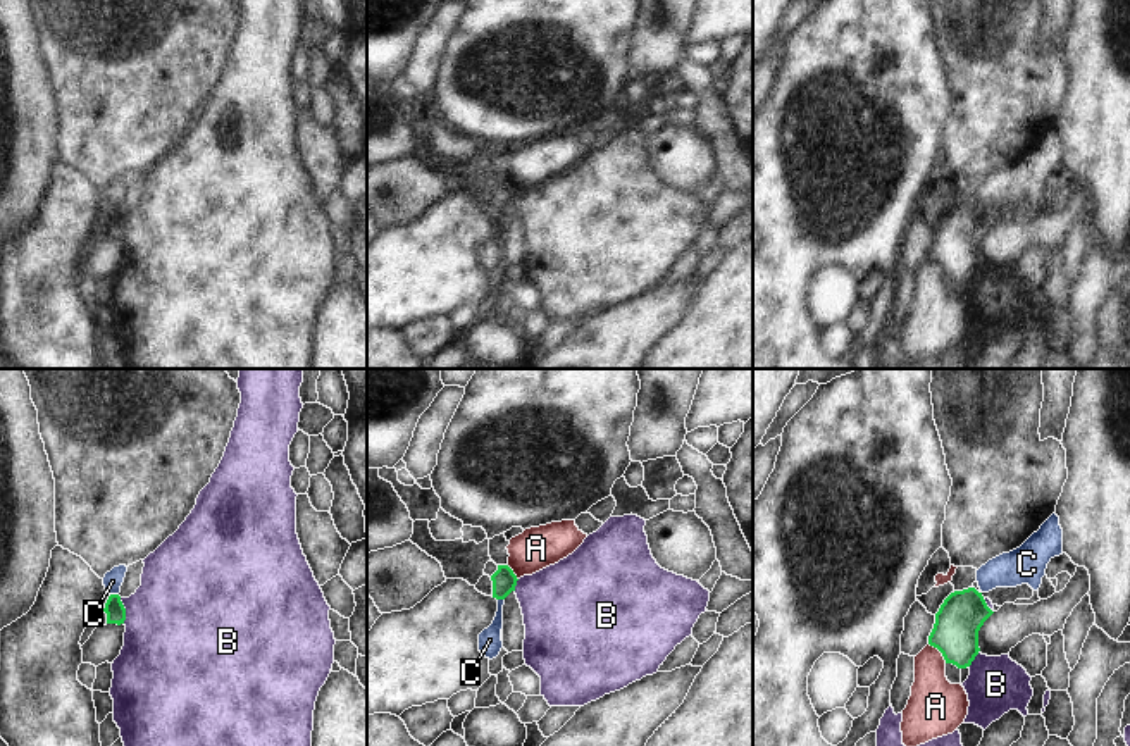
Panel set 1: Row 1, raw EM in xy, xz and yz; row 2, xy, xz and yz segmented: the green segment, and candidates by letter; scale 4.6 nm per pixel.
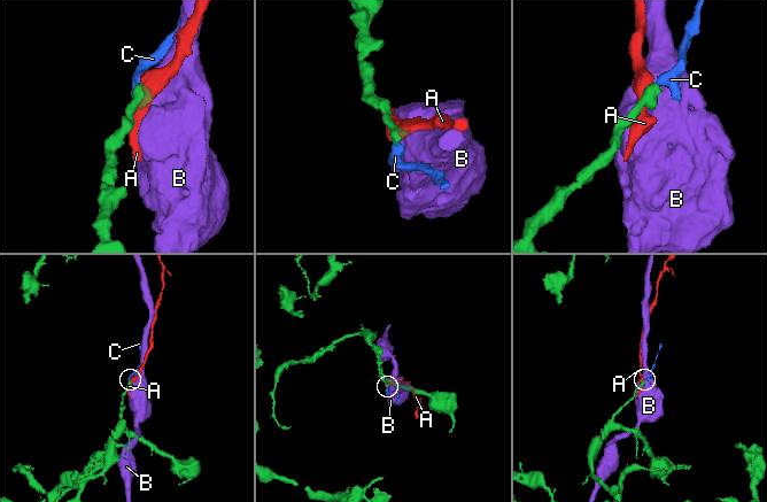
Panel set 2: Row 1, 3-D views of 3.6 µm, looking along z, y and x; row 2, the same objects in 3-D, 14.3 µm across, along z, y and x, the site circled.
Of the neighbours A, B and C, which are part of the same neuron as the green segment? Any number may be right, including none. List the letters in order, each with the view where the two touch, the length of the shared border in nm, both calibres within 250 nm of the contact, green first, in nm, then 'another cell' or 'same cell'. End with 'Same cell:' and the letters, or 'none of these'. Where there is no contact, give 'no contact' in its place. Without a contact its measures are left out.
A: yz | 130 nm | 220/240 nm | another cell
B: xy | 120 nm | 100/480 nm | another cell
C: xy | 40 nm | 100/90 nm | same cell
Same cell: C

